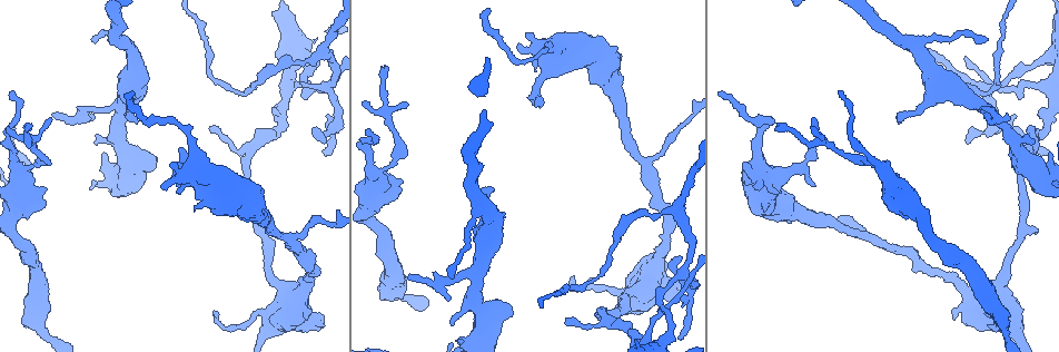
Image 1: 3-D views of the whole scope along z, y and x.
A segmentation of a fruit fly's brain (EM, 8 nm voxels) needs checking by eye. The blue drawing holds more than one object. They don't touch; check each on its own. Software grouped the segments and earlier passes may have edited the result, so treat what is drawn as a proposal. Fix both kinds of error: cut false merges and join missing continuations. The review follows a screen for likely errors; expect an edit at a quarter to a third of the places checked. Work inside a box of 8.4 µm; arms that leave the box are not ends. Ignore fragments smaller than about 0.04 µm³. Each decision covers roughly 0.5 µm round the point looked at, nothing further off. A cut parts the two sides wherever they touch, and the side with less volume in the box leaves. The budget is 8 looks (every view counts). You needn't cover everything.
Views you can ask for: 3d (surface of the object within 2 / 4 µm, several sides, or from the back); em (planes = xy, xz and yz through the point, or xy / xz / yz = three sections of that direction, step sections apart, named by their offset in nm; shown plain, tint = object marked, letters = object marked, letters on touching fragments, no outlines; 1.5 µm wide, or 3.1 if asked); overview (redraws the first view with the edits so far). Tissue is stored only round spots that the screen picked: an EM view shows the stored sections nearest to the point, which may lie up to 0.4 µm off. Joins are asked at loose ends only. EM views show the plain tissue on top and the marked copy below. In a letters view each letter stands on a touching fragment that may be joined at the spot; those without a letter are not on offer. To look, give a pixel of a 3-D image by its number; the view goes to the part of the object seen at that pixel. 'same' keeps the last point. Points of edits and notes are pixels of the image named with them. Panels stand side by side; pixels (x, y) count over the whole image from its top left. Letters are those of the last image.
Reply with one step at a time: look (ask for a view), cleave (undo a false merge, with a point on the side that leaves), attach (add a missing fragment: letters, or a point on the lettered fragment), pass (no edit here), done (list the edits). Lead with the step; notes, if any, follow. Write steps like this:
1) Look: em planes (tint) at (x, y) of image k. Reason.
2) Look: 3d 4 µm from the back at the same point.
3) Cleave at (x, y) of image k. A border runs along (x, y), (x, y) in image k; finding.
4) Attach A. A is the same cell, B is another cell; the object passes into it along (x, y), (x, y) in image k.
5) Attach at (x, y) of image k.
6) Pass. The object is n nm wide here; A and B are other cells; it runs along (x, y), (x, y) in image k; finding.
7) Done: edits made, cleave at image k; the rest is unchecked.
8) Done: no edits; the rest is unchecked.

Look: em planes (letters) at (507, 316) of image 1.

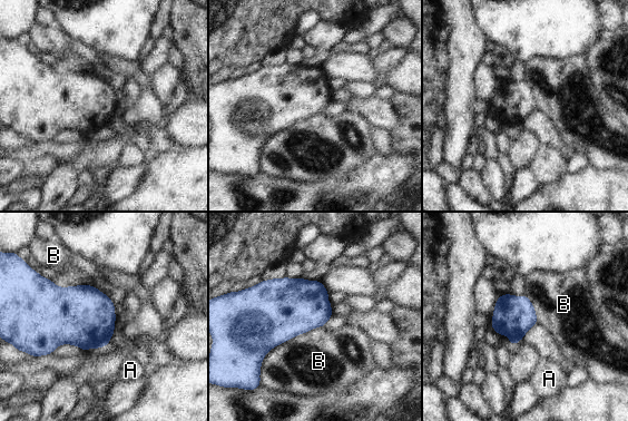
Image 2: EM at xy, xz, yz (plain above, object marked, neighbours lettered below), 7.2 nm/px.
Pass. A and B are other cells; a border runs along (323, 325), (275, 345), (258, 377) in image 2; no lettered fragment goes on from it.

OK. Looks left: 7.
Look: em planes (letters) at (52, 113) of image 1. Free end.

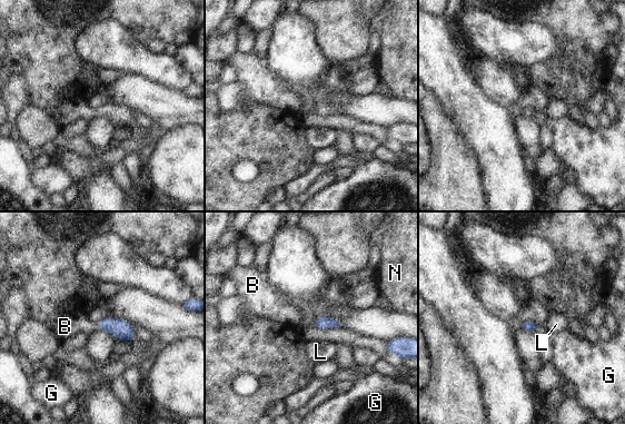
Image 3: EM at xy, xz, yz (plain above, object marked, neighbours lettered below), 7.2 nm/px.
Attach B. B is the same cell, G, L and N are other cells; it goes on there.

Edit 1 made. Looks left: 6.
Look: overview. See it whole again.

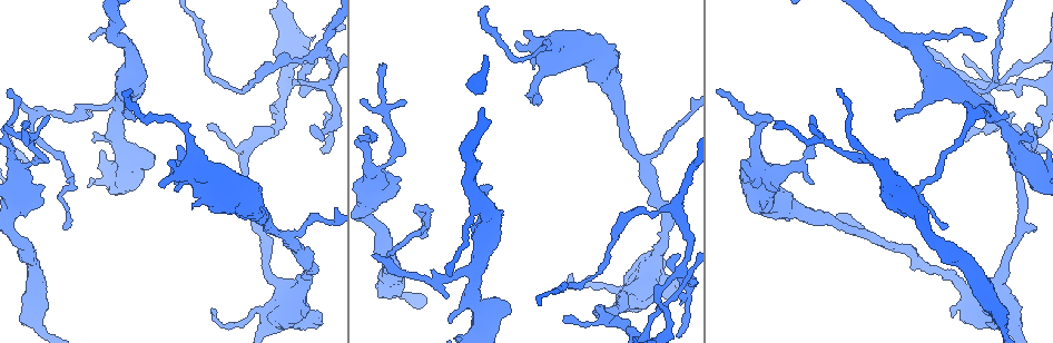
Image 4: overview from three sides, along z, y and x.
Look: em planes (tint) at (299, 81) of image 4. Thin end.

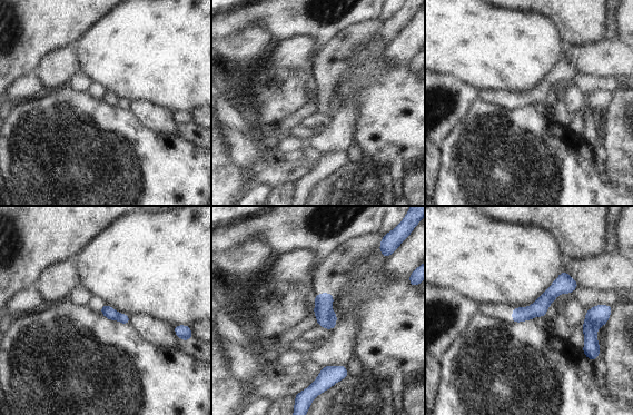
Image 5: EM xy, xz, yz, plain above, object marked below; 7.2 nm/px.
Look: em planes (letters) at the same point.

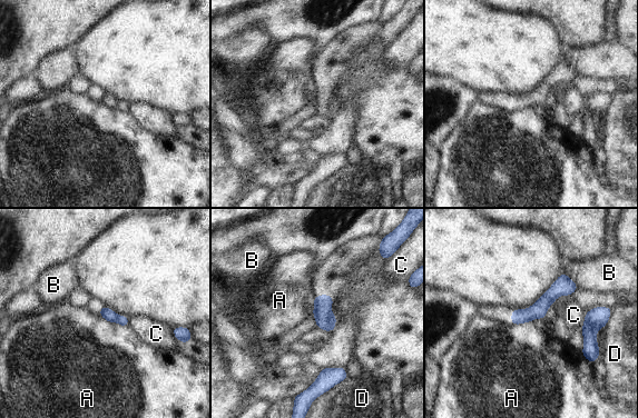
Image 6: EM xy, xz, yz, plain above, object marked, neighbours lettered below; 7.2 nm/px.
Cleave at (123, 320) of image 6. A, B, C and D are other cells; a border runs along (118, 315), (115, 321) in image 6; two cells meet here.

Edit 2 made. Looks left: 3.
Done: edits made, attach at image 3, cleave at image 6; the rest is unchecked.

